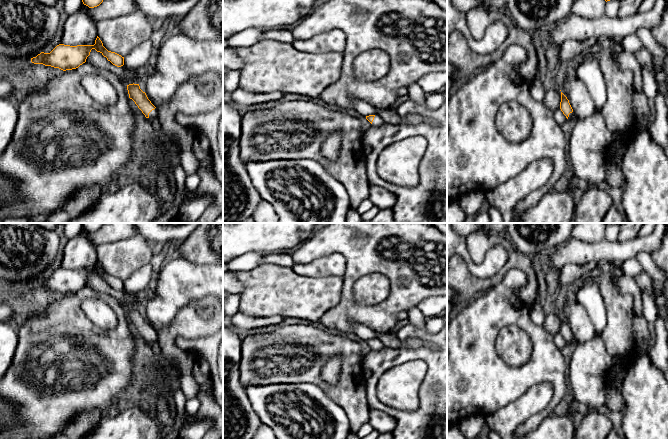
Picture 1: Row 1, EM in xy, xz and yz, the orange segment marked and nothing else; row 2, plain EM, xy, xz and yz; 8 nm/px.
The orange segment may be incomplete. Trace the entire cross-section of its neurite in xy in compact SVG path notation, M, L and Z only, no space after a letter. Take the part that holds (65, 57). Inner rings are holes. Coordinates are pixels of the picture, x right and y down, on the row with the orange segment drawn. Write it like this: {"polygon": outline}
{"polygon": "M98 36L94 45L70 46L59 44L50 53L41 52L36 57L31 58L31 62L59 68L63 71L72 70L86 62L92 49L100 52L113 65L117 67L124 65L124 57L115 52L108 51L103 46L103 43Z"}

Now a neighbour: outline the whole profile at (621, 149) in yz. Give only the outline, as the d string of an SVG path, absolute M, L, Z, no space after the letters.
M613 136L611 144L617 149L617 155L615 157L615 163L617 165L622 166L622 164L624 162L624 157L625 157L625 154L628 150L629 145L628 144L624 144L624 145L619 144L617 136Z

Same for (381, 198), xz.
M370 185L370 201L379 210L393 209L396 204L396 196L383 187Z

